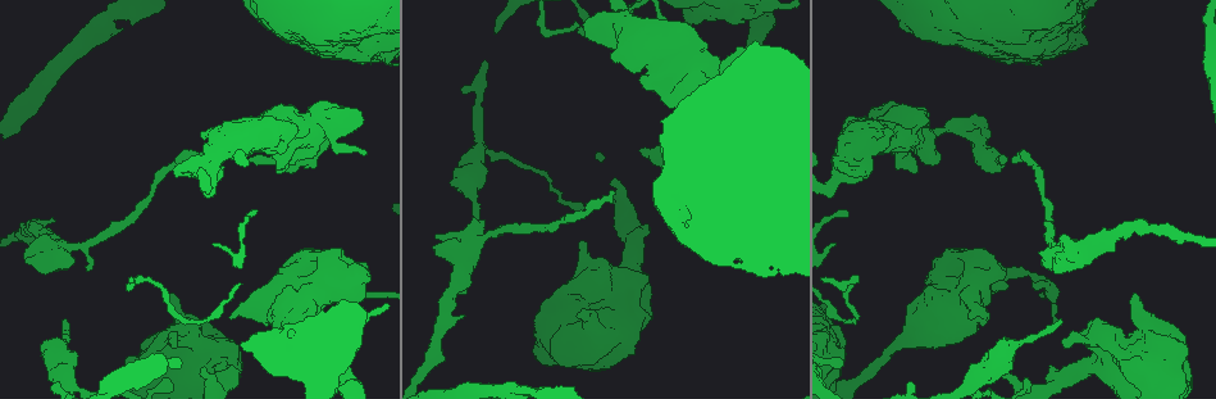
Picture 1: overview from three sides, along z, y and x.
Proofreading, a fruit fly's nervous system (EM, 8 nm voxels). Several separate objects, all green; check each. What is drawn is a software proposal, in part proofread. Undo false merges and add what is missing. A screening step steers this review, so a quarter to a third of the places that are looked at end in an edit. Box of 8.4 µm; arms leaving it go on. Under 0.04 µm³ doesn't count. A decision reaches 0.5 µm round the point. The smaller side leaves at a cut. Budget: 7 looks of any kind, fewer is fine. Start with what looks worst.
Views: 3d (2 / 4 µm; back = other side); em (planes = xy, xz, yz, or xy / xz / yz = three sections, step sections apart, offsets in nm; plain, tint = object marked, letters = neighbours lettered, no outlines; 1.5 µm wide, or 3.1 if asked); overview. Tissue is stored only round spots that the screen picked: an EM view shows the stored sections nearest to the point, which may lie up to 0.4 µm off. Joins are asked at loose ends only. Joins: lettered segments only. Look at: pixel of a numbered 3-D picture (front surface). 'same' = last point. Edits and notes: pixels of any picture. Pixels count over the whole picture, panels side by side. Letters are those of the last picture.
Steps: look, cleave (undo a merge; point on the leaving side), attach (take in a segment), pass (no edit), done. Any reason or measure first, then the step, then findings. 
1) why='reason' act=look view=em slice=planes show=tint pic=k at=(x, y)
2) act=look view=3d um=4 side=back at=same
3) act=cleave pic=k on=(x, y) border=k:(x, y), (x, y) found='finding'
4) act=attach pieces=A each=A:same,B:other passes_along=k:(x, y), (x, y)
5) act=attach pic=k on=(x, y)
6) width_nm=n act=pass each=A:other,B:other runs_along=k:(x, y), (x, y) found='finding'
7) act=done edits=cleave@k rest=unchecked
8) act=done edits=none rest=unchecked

why='branch stops here' act=look view=em slice=xz step=8 show=letters pic=1 at=(253, 158)

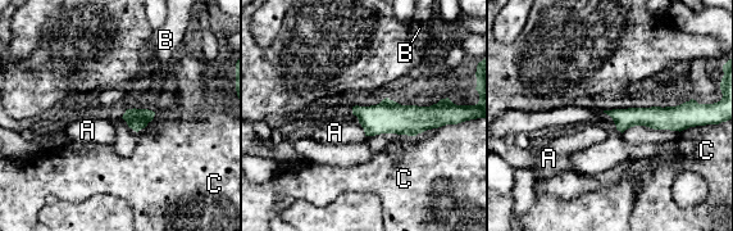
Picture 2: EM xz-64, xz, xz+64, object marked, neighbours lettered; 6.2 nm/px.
act=look view=em slice=planes show=letters at=same

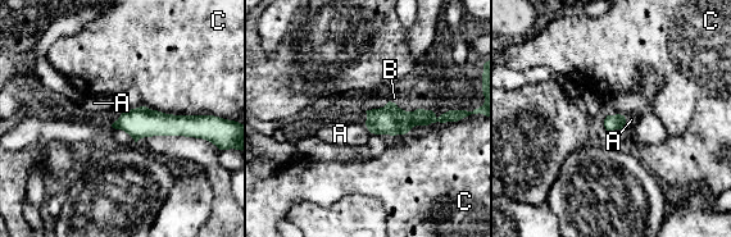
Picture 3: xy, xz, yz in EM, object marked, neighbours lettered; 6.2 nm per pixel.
width_nm=100 act=pass each=A:other,B:other,C:other runs_along=3:(117, 124), (199, 124) found='no lettered segment goes on from it'

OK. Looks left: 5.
why='tapers out' act=look view=3d um=4 pic=1 at=(1061, 322)

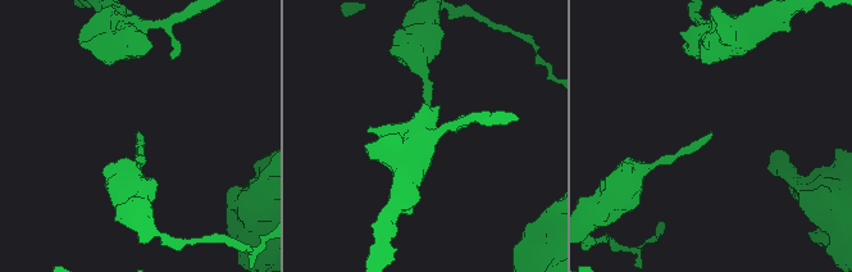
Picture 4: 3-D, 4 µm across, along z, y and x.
act=look view=em slice=xy step=8 show=tint pic=4 at=(136, 134)

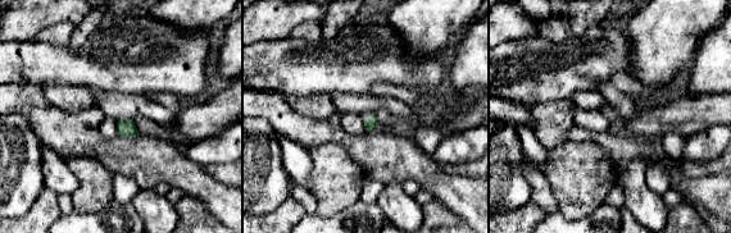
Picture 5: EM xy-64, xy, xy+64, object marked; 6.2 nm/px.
why='another direction' act=look view=em slice=planes show=letters at=same

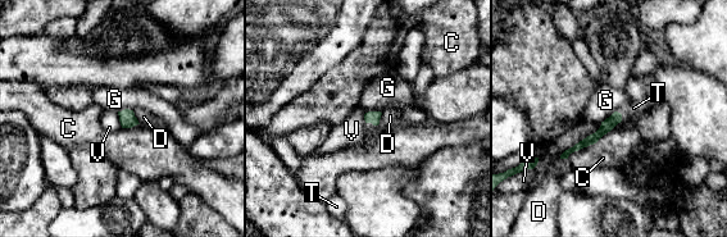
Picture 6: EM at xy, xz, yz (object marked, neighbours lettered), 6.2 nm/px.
width_nm=80 longest_contact=V:340nm act=attach pieces=T each=C:other,D:other,G:other,T:same,V:other found='it goes on there'

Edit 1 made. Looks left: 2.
act=done edits=attach@6 rest=unchecked

